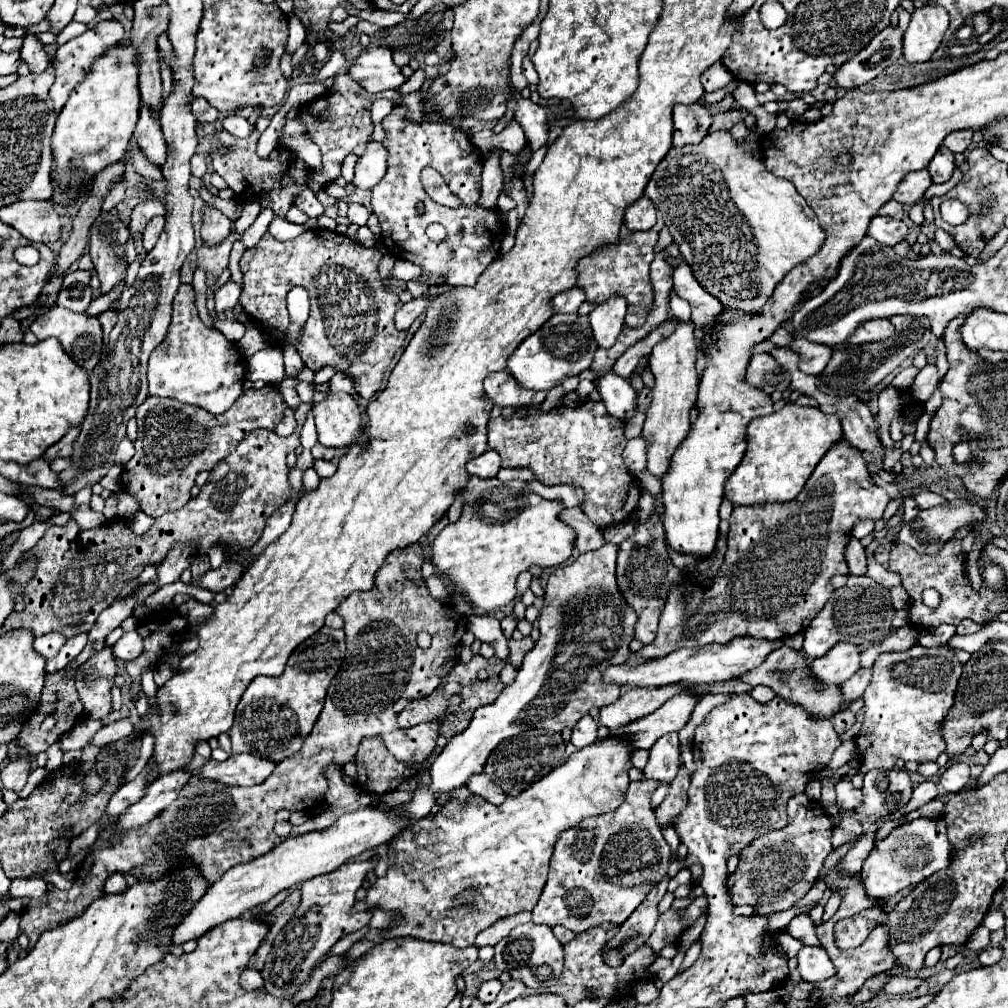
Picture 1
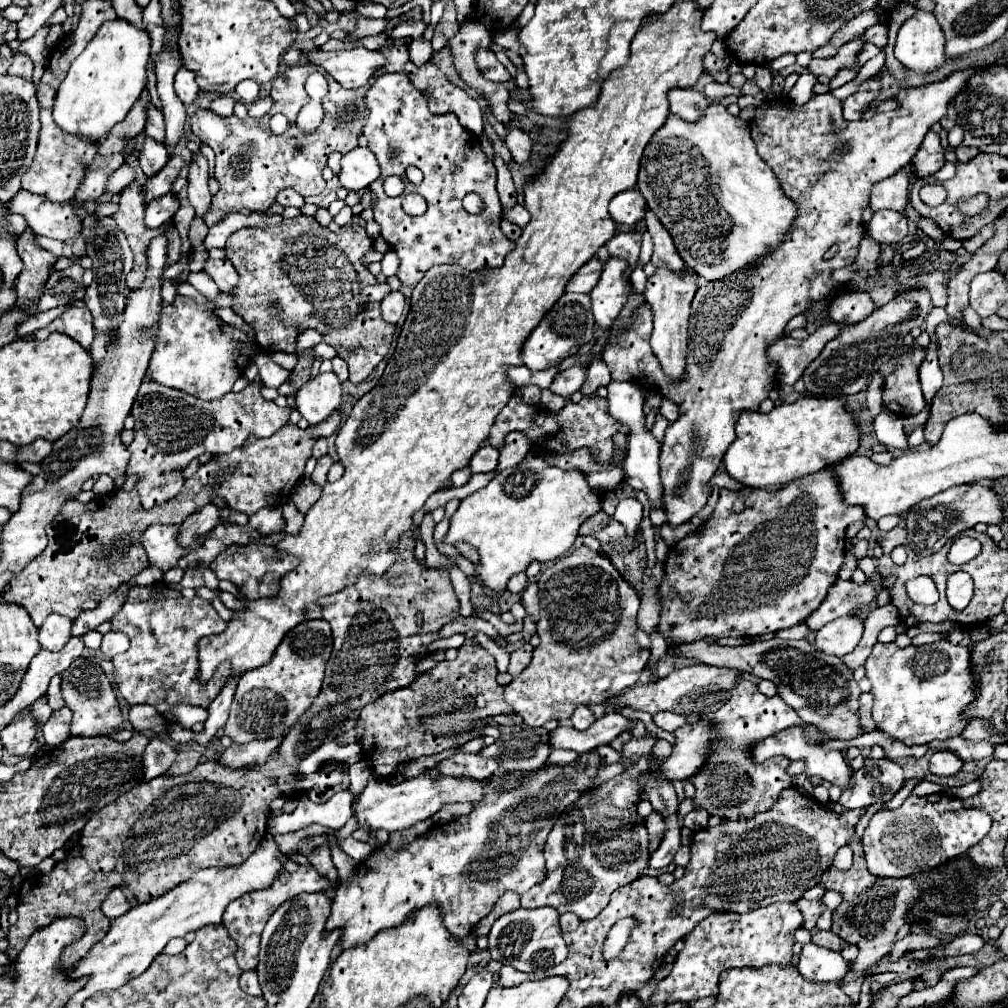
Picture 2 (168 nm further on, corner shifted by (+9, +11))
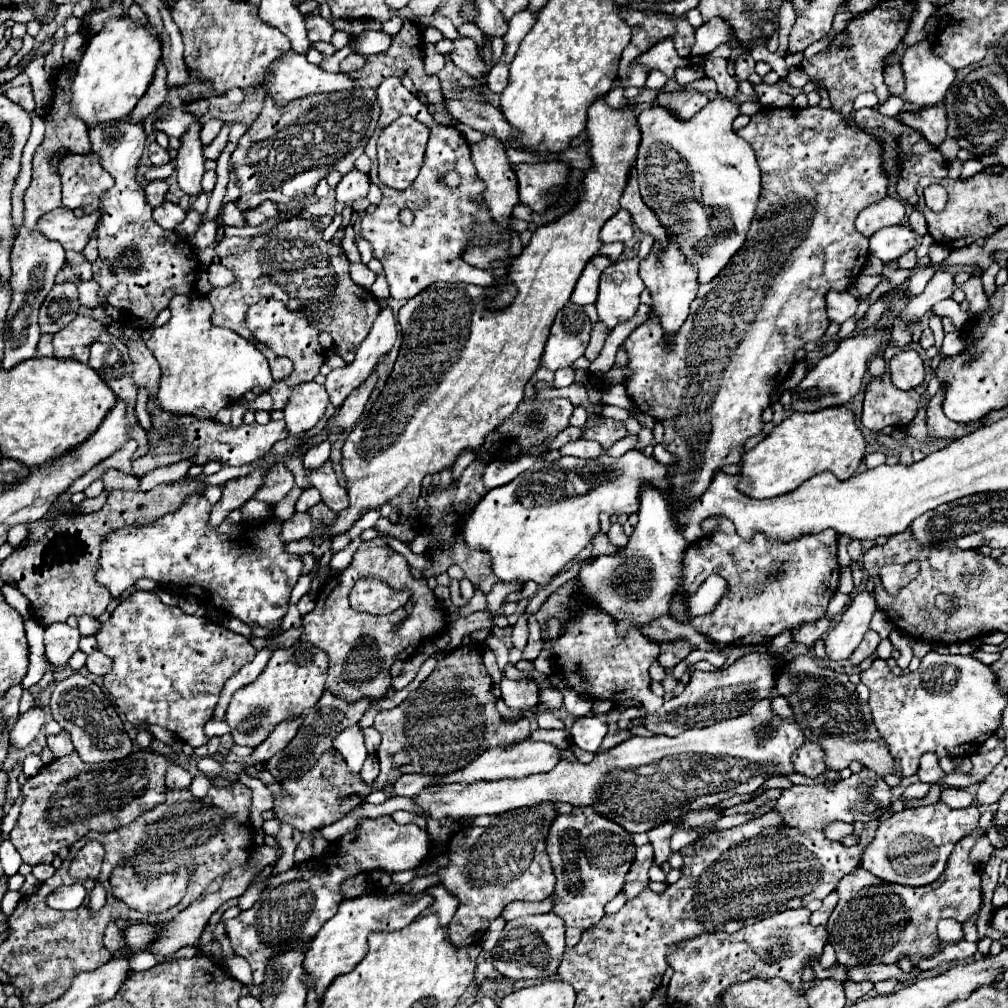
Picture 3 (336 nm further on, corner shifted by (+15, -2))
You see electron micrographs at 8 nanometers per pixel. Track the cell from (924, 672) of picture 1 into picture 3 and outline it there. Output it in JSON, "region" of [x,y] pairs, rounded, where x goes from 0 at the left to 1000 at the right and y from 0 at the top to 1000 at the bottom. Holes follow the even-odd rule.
{"region":[[[921,647],[909,667],[893,671],[885,669],[879,655],[869,653],[865,661],[853,669],[853,675],[863,683],[863,702],[869,724],[875,734],[879,734],[897,770],[909,768],[917,746],[944,752],[970,746],[972,738],[988,726],[998,700],[998,687],[988,683],[988,671],[966,651]]]}

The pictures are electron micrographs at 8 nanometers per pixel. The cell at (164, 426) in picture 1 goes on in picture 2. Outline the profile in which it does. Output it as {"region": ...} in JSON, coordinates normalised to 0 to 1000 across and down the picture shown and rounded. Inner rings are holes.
{"region":[[[145,372],[147,378],[143,378],[139,382],[139,388],[135,392],[133,404],[131,404],[131,414],[135,416],[133,422],[133,438],[127,443],[129,447],[129,463],[127,463],[127,471],[139,471],[137,477],[137,489],[141,495],[143,503],[153,503],[153,501],[161,501],[165,495],[171,495],[173,491],[177,491],[177,487],[181,485],[181,471],[179,467],[194,453],[198,453],[200,449],[210,449],[210,451],[220,451],[220,449],[228,449],[236,443],[240,443],[244,439],[244,436],[248,432],[252,434],[270,434],[278,424],[284,422],[286,414],[288,414],[288,404],[276,404],[272,398],[264,398],[258,392],[258,382],[256,380],[248,380],[244,382],[238,390],[224,390],[220,396],[214,398],[198,398],[187,390],[157,382],[155,378],[151,378]]]}

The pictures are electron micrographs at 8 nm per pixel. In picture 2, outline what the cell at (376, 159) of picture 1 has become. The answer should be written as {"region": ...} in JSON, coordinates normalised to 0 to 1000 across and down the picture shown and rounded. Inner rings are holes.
{"region":[[[353,146],[353,150],[343,152],[339,156],[339,170],[335,176],[339,186],[345,189],[367,186],[377,176],[377,166],[371,152],[365,146]]]}

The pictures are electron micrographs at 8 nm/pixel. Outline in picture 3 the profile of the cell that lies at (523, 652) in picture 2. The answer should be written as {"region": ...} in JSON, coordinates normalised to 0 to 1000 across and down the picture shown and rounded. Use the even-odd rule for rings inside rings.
{"region":[[[500,673],[496,677],[498,692],[506,702],[528,702],[534,698],[534,683],[528,673],[506,675]]]}

